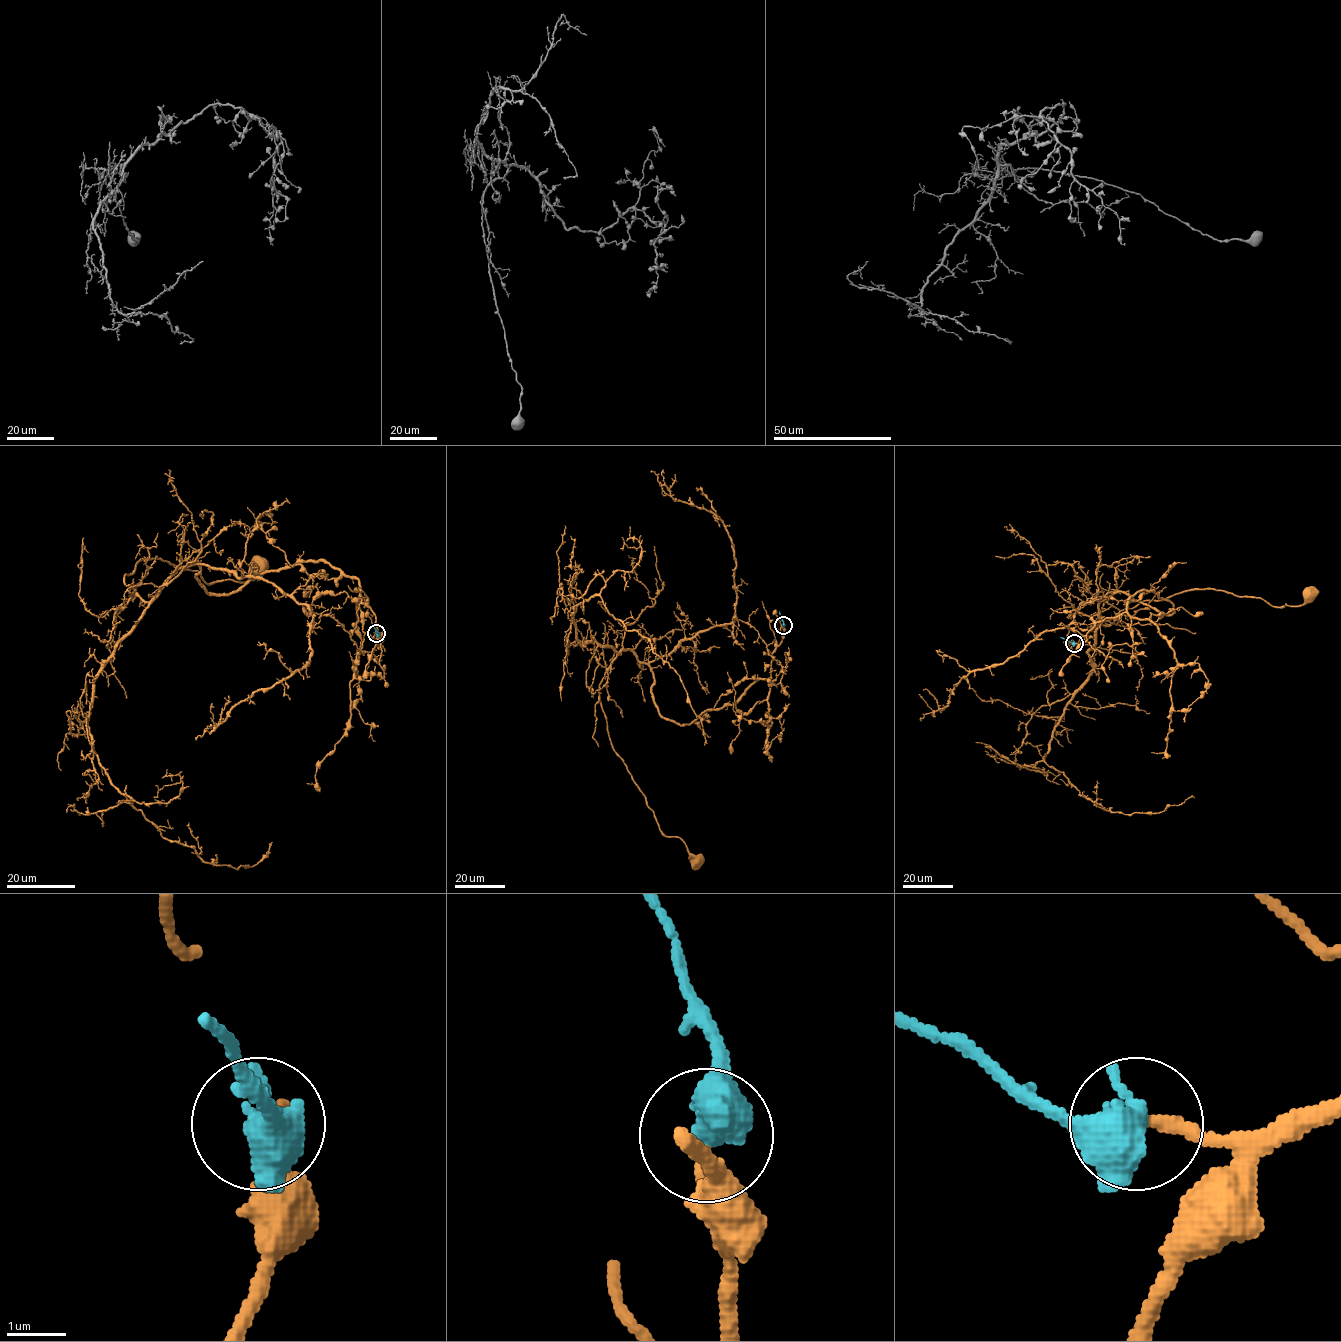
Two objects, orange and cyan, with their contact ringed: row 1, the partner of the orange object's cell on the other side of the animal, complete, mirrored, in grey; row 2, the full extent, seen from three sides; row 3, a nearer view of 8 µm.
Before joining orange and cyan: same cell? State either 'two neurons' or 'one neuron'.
one neuron

